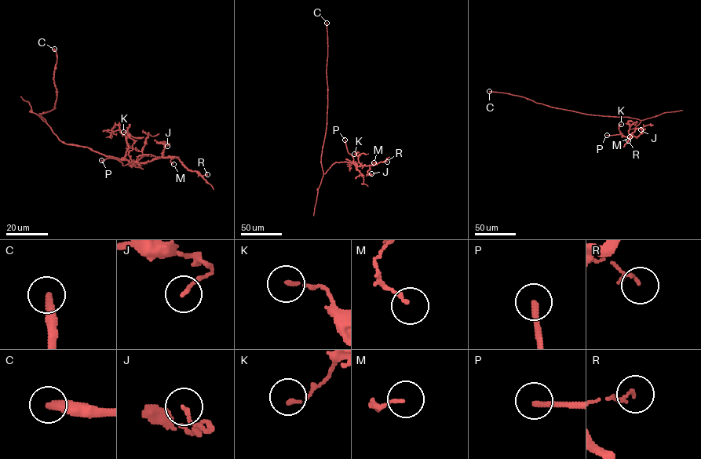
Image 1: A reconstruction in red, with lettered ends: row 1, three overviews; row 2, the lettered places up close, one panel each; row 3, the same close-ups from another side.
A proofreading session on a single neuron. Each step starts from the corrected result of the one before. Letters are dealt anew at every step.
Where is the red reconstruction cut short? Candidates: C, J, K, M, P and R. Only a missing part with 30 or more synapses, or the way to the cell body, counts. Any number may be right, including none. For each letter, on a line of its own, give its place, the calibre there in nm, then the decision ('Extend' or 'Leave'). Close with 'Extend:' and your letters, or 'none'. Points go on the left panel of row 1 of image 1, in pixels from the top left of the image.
C: Place: (54, 49). Thickness 360 nm. Extend
J: Place: (167, 146). Thickness 140 nm. Leave
K: Place: (123, 132). Thickness 130 nm. Leave
M: Place: (173, 164). Thickness 110 nm. Leave
P: Place: (101, 160). Thickness 240 nm. Extend
R: Place: (207, 174). Thickness 130 nm. Leave
Extend: C, P

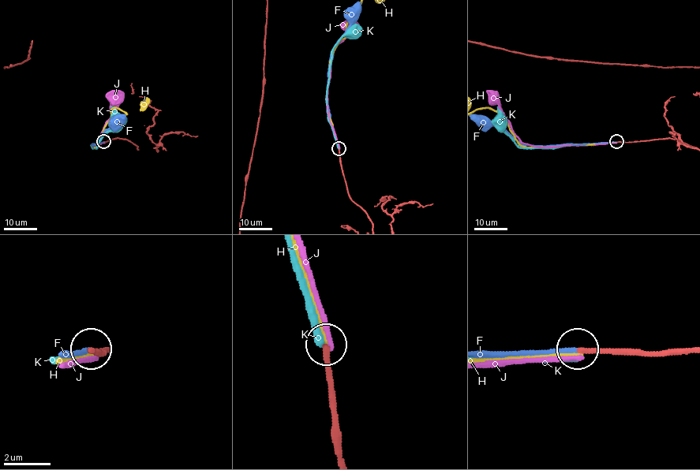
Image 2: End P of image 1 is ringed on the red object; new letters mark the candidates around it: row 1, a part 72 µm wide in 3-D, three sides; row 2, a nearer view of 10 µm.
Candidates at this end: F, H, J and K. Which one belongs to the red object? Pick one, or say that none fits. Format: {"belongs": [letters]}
{"belongs": ["F"]}

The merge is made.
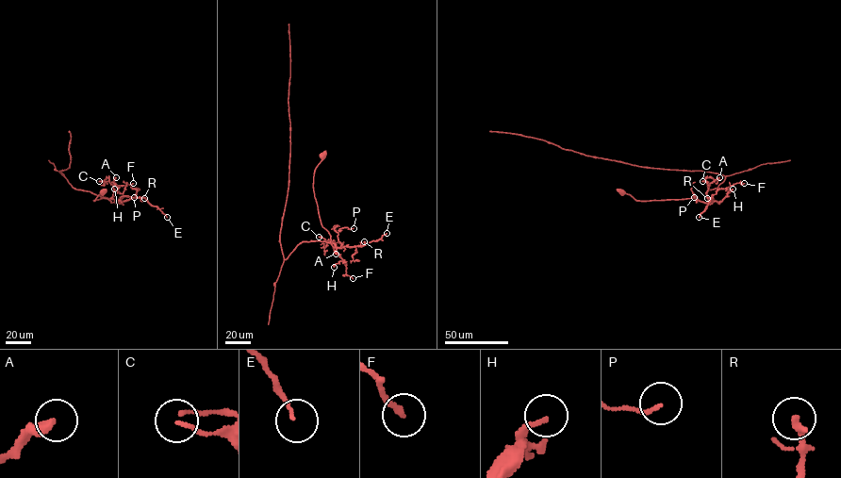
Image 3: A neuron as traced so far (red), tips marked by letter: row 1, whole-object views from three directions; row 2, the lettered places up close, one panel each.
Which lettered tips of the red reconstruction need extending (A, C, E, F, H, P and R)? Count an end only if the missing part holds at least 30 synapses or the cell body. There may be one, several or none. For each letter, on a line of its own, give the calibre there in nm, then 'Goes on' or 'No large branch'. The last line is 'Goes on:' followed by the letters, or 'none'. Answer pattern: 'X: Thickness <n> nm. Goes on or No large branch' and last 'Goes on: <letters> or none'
A: Thickness 420 nm. No large branch
C: Thickness 120 nm. No large branch
E: Thickness 100 nm. No large branch
F: Thickness 200 nm. No large branch
H: Thickness 180 nm. No large branch
P: Thickness 120 nm. No large branch
R: Thickness 280 nm. No large branch
Goes on: none

